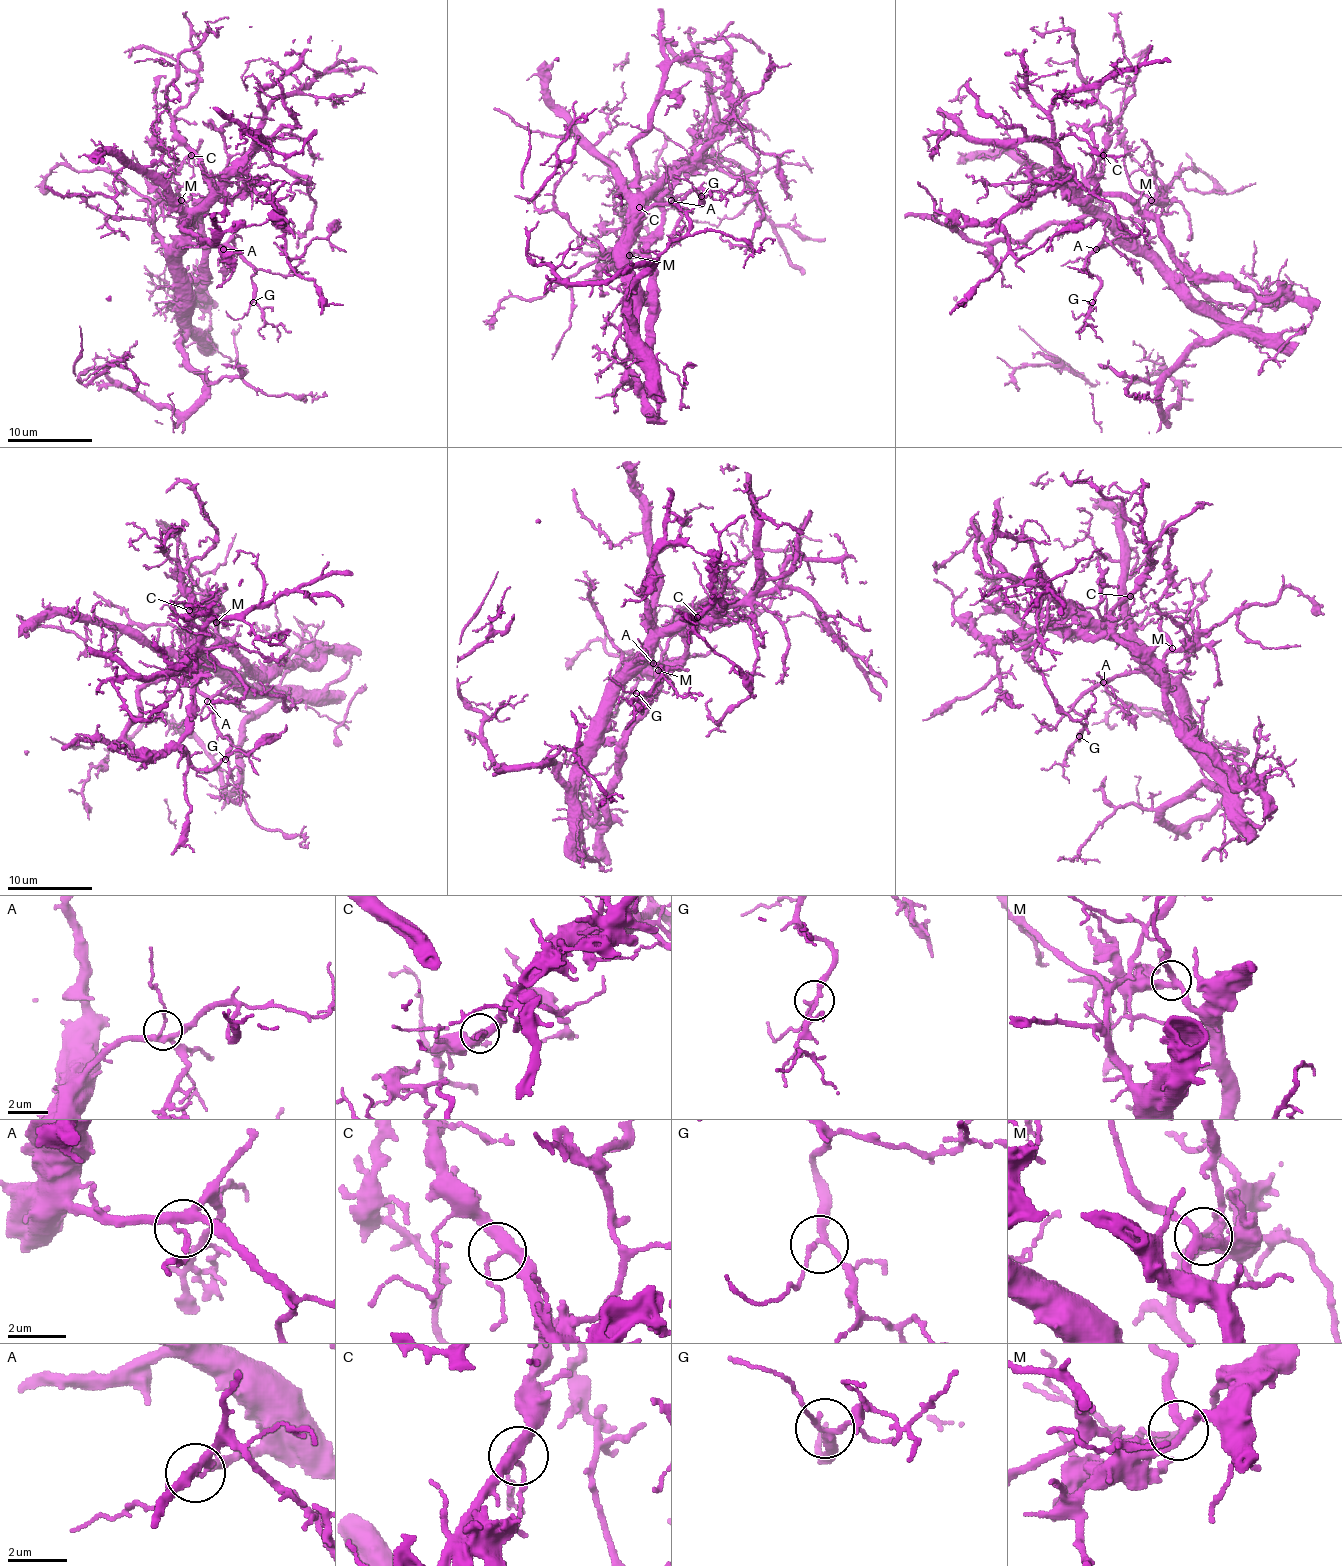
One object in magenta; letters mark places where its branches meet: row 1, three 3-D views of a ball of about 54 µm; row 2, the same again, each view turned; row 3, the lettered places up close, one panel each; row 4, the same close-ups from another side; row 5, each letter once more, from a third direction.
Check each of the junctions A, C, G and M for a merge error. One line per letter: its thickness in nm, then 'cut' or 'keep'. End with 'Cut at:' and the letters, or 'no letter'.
A: 140 nm thick; keep
C: 300 nm thick; keep
G: 190 nm thick; keep
M: 280 nm thick; keep
Cut at: no letter

